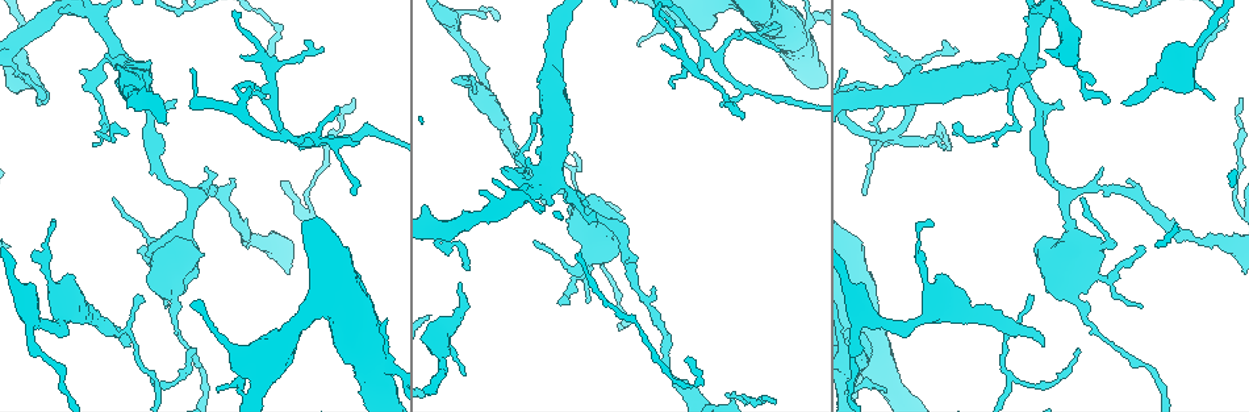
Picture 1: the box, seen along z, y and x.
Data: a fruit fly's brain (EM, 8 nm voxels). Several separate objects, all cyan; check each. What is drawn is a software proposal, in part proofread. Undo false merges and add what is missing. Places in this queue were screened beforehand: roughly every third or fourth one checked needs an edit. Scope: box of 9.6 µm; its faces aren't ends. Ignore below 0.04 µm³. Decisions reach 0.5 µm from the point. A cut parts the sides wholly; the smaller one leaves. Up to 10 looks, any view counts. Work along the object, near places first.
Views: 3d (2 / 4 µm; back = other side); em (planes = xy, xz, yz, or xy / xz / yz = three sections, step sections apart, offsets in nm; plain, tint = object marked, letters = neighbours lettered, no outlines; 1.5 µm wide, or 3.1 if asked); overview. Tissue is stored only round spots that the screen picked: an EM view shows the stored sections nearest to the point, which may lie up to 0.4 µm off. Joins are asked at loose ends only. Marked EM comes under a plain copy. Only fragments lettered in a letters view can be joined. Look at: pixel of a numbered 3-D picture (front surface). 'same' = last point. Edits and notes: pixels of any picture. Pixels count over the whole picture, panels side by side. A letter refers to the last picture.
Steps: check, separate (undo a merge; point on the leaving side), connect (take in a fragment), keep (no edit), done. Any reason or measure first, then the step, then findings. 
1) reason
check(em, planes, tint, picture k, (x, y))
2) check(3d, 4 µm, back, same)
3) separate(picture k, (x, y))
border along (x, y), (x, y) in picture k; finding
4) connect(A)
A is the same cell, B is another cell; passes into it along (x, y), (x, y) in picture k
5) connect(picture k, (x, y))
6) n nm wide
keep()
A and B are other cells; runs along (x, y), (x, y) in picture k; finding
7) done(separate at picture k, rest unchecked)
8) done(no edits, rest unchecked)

branch stops here
check(3d, 2 µm, picture 1, (1211, 99))

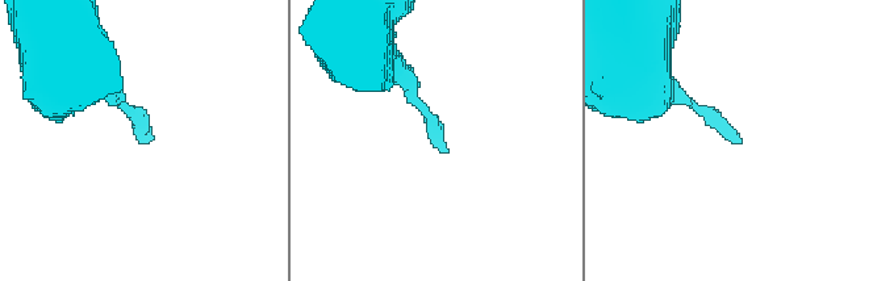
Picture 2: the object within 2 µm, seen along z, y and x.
check(em, yz, step 4, letters, picture 2, (441, 151))

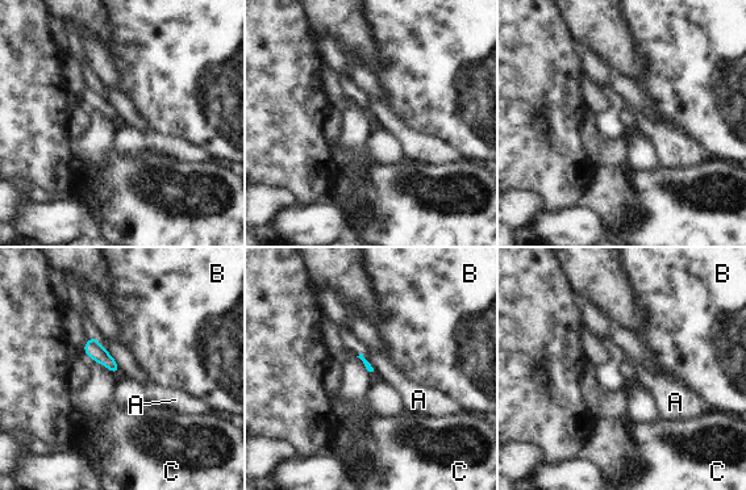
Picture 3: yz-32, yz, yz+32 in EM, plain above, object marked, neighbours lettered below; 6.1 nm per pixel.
another direction
check(em, planes, letters, same)

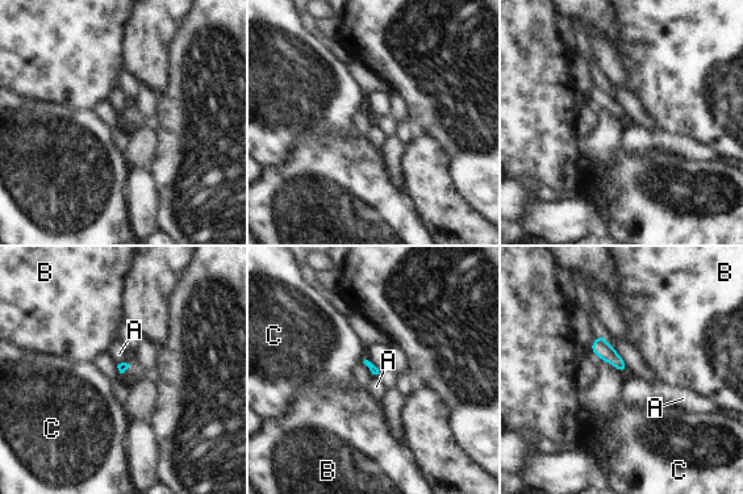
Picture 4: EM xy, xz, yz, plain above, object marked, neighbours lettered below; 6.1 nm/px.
keep()
A, B and C are other cells; border along (600, 334), (629, 369) in picture 4; no lettered fragment goes on from it

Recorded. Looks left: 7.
two arms in line, one across
check(em, planes, tint, picture 1, (283, 135))

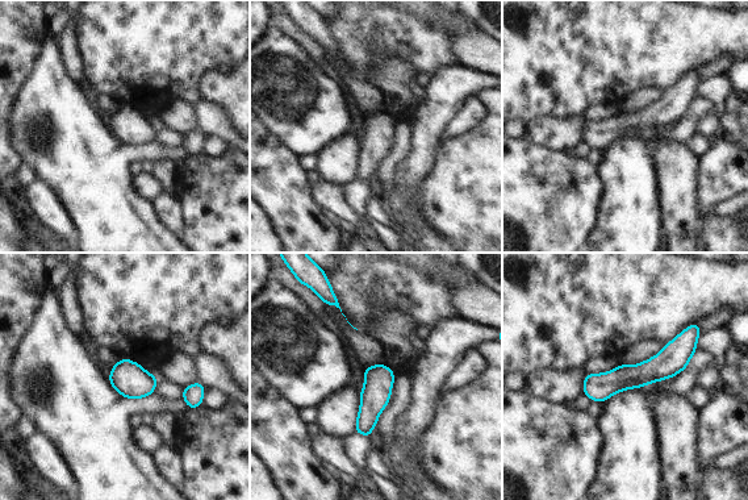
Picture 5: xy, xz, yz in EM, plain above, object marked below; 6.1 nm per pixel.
see the neighbours
check(em, planes, letters, same)

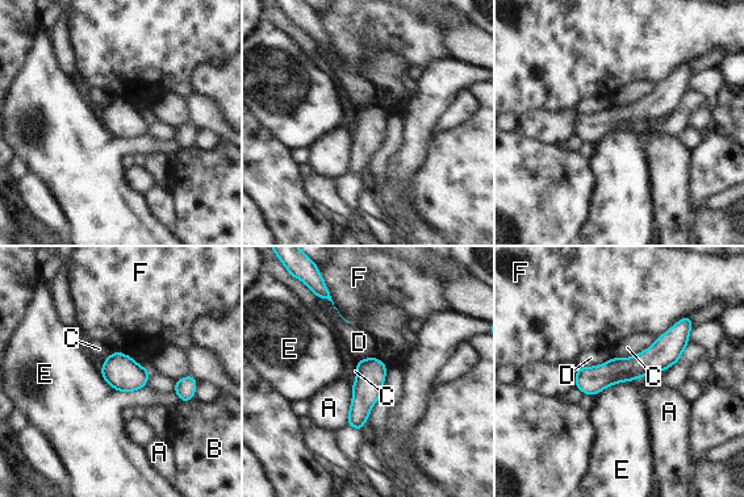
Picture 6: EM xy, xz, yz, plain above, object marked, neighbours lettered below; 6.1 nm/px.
150 nm wide
keep()
A, B, C, D, E and F are other cells; border along (100, 376), (124, 392), (146, 385) in picture 6; one cell here

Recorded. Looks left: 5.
tapers out
check(em, xy, step 4, letters, picture 1, (956, 52))

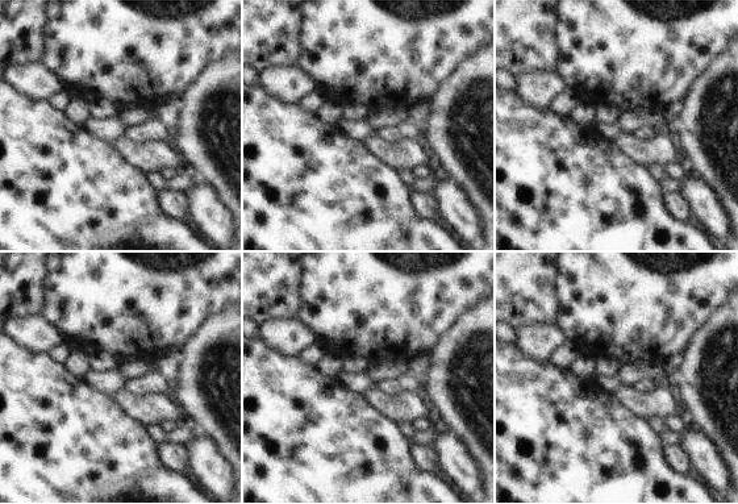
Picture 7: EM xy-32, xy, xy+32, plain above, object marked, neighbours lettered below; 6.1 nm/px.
check(em, planes, letters, same)

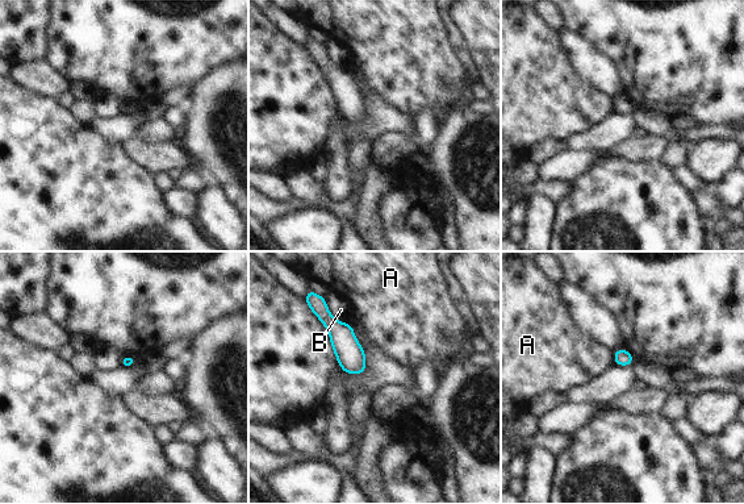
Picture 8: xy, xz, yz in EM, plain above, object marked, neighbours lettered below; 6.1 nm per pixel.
keep()
A and B are other cells; border along (613, 352), (614, 362) in picture 8; no lettered fragment goes on from it

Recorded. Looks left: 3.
branch stops here
check(3d, 4 µm, back, picture 1, (163, 124))

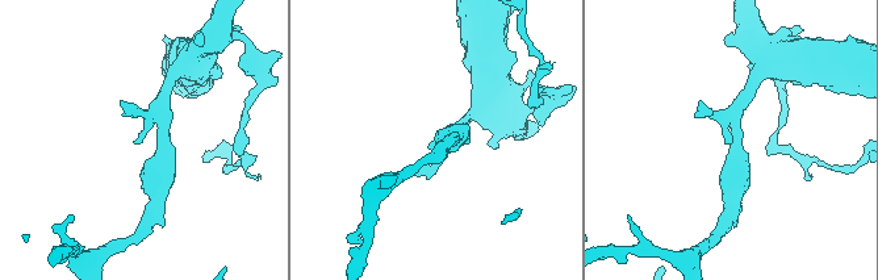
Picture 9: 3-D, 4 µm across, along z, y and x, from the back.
now the EM
check(em, xz, step 8, letters, picture 9, (430, 146))

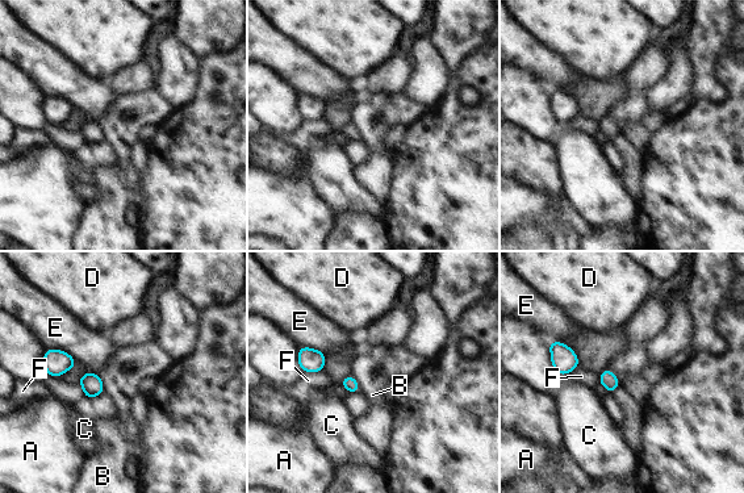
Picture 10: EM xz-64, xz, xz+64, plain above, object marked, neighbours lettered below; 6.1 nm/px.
another direction
check(em, planes, letters, same)

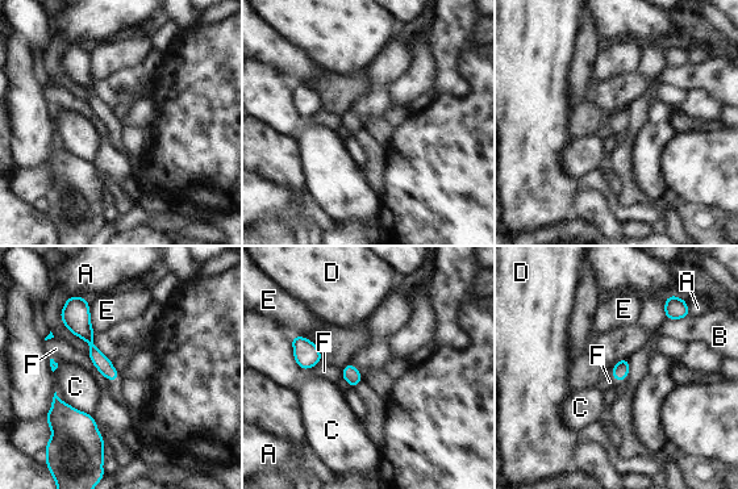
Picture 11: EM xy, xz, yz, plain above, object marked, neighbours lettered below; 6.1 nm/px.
keep()
A, B, C, D, E and F are other cells; border along (321, 360), (309, 368), (301, 370) in picture 11; no lettered fragment goes on from it

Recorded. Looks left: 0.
done(no edits, rest unchecked)

